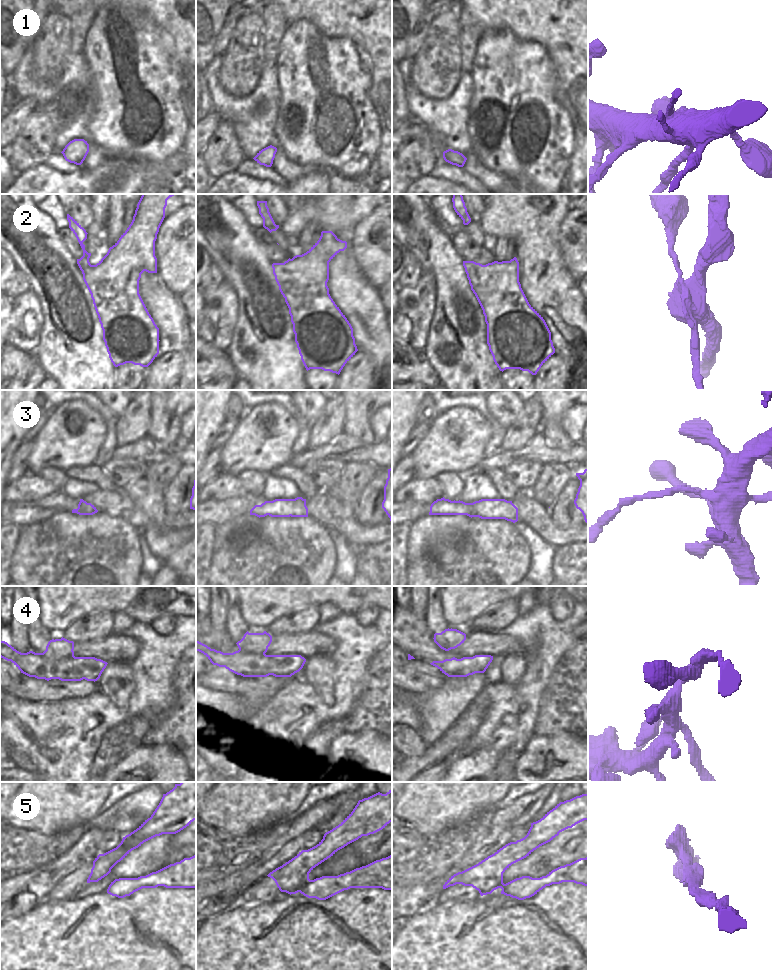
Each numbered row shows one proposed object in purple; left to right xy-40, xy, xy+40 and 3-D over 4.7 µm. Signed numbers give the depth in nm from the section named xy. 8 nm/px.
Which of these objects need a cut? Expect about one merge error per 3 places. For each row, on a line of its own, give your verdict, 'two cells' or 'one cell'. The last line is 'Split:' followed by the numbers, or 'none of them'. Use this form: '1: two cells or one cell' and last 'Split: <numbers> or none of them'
1: one cell
2: two cells
3: two cells
4: two cells
5: one cell
Split: 2, 3, 4

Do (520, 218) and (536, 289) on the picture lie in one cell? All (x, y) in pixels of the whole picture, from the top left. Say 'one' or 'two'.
one

